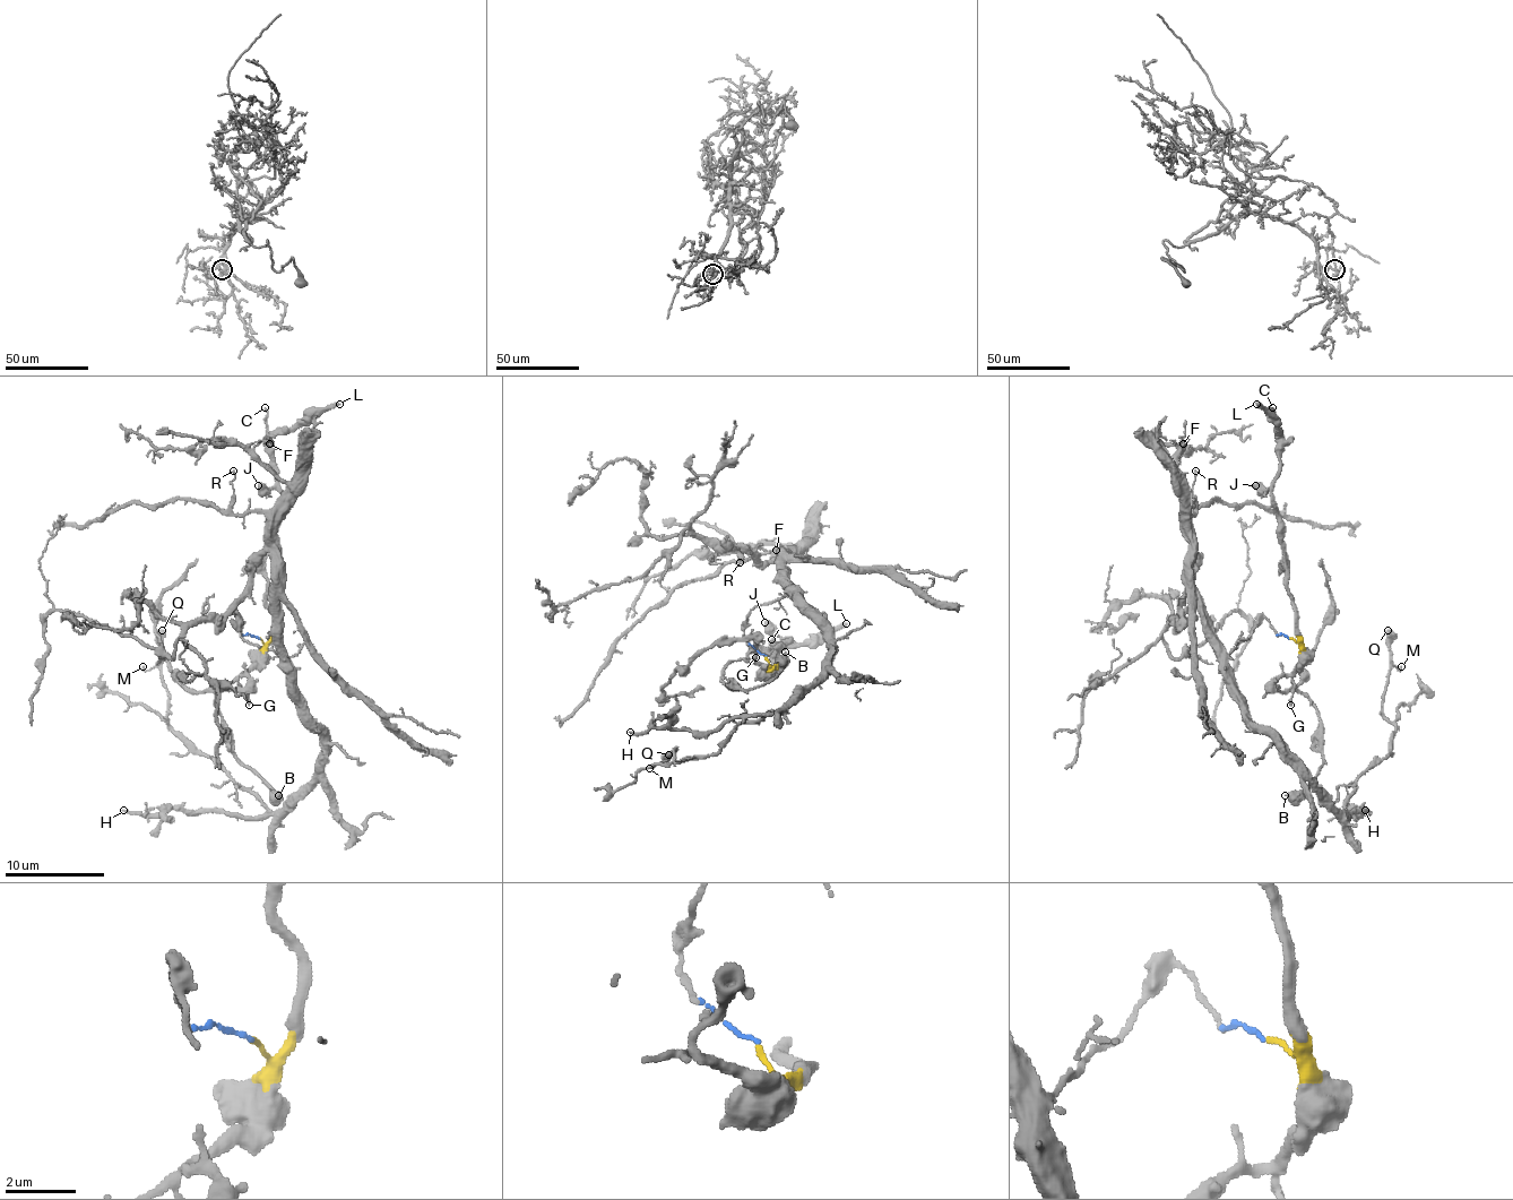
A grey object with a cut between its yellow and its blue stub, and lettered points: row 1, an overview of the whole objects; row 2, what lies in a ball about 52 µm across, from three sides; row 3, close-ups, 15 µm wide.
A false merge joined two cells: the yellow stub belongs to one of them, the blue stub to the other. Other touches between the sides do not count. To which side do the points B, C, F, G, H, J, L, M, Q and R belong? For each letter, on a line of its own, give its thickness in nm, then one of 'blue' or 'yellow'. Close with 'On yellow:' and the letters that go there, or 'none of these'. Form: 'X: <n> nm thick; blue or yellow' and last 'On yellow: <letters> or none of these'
B: 500 nm thick; yellow
C: 110 nm thick; yellow
F: 110 nm thick; blue
G: 180 nm thick; yellow
H: 220 nm thick; blue
J: 550 nm thick; yellow
L: 320 nm thick; yellow
M: 120 nm thick; blue
Q: 550 nm thick; blue
R: 90 nm thick; blue
On yellow: B, C, G, J, L

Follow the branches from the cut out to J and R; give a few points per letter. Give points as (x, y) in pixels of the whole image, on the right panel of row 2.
J: (1289, 639), (1299, 641), (1287, 587), (1279, 517), (1272, 490), (1254, 484)
R: (1289, 639), (1264, 616), (1227, 655), (1209, 627), (1190, 569), (1186, 512), (1194, 509), (1194, 469)

